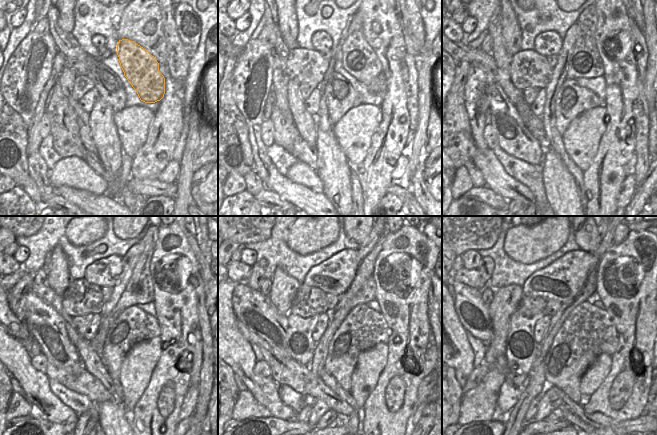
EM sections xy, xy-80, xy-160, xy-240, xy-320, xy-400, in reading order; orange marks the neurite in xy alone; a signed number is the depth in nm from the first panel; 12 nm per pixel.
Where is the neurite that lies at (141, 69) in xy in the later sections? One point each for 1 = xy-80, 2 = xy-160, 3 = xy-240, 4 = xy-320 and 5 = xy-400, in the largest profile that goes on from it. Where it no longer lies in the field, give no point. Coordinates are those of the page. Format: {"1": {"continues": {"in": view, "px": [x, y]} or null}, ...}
{"1": {"continues": {"in": "xy-80", "px": [359, 60]}}, "2": {"continues": {"in": "xy-160", "px": [585, 62]}}, "3": {"continues": {"in": "xy-240", "px": [139, 290]}}, "4": {"continues": {"in": "xy-320", "px": [367, 293]}}, "5": {"continues": {"in": "xy-400", "px": [536, 384]}}}

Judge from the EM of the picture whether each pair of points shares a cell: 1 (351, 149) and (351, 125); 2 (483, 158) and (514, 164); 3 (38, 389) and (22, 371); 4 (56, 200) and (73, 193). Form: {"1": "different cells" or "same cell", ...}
{"1": "same cell", "2": "different cells", "3": "same cell", "4": "different cells"}

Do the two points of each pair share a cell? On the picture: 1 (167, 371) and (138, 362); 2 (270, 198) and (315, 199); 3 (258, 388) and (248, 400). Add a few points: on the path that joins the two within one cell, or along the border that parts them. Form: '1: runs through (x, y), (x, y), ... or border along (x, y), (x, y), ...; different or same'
1: border along (161, 344), (161, 355), (145, 388); different
2: border along (265, 187), (294, 205); different
3: border along (247, 390), (269, 411); different

